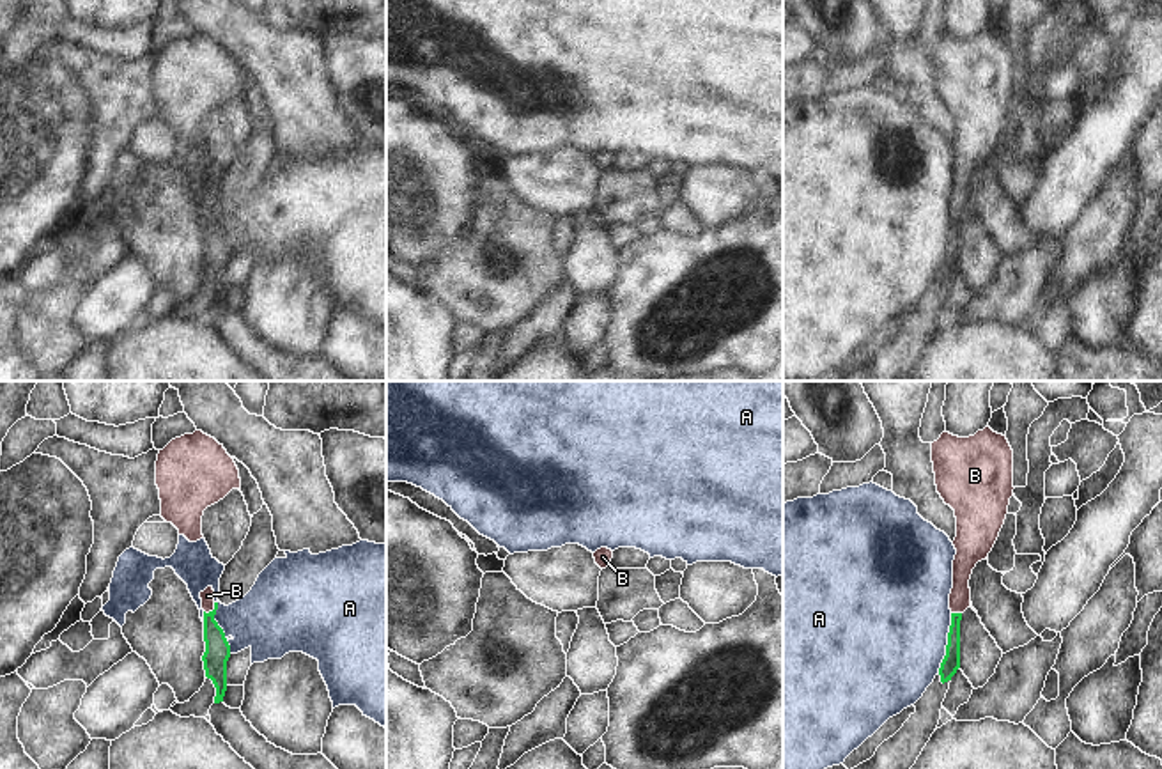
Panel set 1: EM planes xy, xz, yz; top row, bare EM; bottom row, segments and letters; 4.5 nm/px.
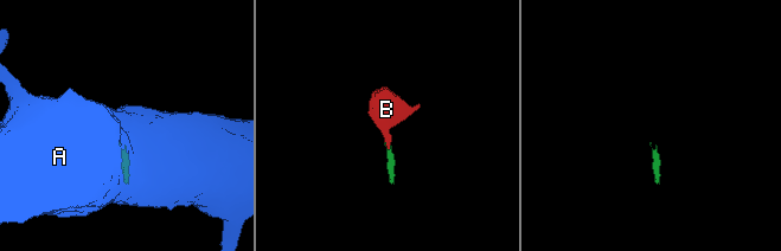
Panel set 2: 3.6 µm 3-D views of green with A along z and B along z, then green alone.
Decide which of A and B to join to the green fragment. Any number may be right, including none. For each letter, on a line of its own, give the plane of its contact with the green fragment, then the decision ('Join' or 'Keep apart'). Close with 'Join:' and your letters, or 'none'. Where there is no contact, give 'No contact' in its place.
A: Touches green in yz. Keep apart
B: Touches green in xy. Join
Join: B.

